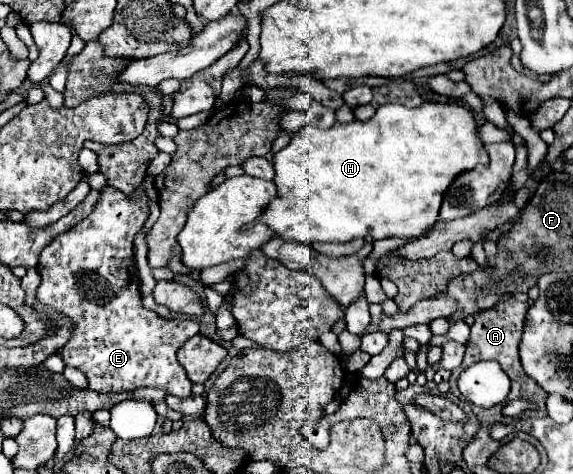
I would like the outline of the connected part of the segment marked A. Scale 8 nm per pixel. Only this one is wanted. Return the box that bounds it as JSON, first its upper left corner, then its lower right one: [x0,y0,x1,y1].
[457,303,547,417]

